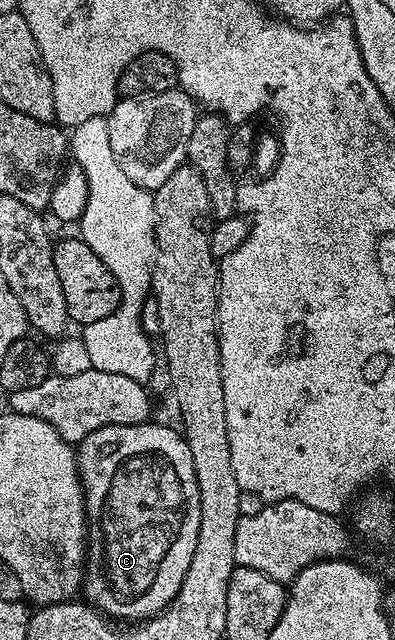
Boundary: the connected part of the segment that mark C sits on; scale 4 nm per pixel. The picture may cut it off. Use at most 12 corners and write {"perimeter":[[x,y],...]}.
{"perimeter":[[177,428],[77,442],[84,597],[118,623],[176,599],[200,491]]}

